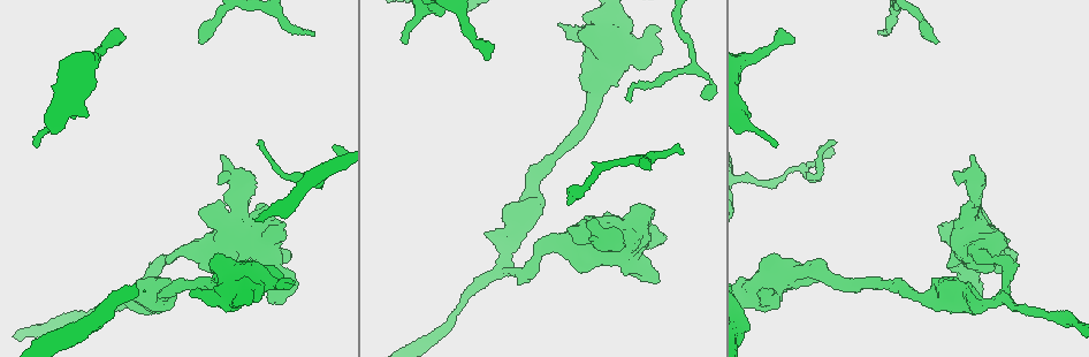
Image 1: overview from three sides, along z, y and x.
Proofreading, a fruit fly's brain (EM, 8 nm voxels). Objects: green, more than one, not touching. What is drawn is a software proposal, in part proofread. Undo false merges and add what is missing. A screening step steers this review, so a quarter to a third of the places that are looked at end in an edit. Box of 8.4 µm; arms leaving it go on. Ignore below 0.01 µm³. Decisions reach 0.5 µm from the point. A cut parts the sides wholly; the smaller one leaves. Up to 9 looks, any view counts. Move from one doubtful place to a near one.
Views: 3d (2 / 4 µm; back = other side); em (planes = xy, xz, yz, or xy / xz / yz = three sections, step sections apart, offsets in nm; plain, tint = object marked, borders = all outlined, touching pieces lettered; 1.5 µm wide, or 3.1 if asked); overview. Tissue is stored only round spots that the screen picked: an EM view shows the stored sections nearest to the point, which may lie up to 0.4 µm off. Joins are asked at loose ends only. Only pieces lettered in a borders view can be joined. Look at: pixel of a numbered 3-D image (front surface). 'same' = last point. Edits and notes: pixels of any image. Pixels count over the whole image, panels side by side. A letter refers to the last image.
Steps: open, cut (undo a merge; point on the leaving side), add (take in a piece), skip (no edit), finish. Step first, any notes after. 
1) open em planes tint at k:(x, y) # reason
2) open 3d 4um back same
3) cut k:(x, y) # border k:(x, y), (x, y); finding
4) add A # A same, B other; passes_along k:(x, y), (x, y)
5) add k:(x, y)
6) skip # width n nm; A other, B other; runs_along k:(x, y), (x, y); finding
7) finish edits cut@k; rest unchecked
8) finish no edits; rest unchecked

open em planes plain at 1:(589, 238) # an open end

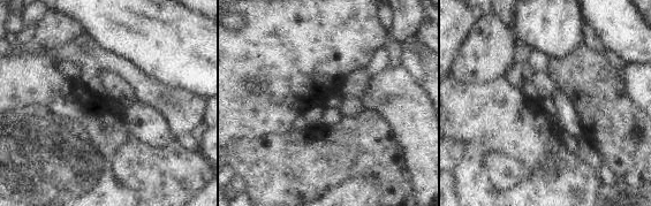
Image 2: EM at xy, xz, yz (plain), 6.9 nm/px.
open em planes borders same # see the neighbours

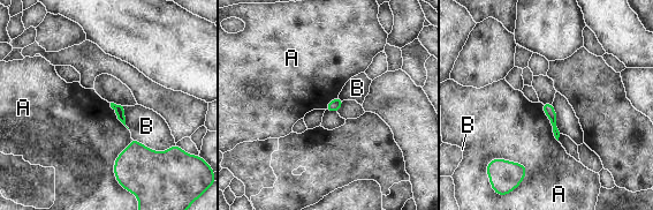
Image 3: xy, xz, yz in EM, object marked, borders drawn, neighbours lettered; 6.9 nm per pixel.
skip # longest_contact B 320 nm; A other, B other; none of them fits

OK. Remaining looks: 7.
open 3d 4um at 1:(832, 139)

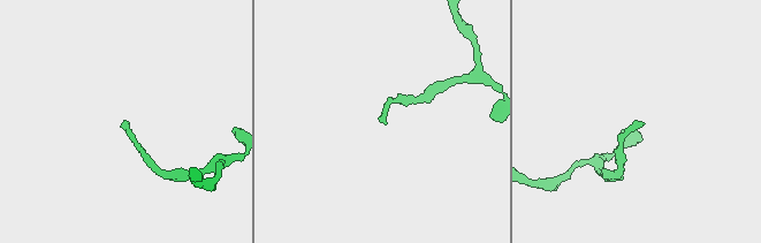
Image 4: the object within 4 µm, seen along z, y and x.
open em planes borders at 4:(386, 122)

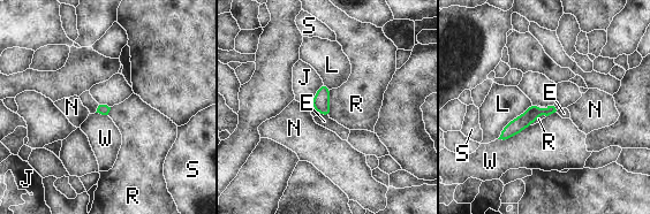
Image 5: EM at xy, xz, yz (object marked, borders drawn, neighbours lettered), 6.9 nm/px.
skip # E other, J other, L other, N other, R other, S other, W other; runs_along 5:(552, 109), (534, 112), (504, 136); no lettered piece goes on from it

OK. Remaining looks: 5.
open em yz step 8 tint at 1:(798, 167)

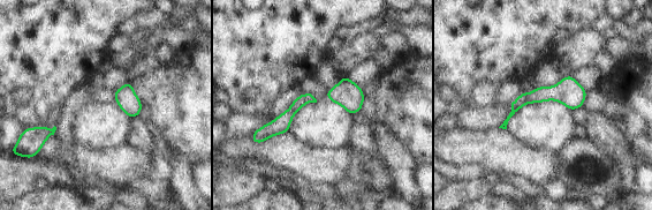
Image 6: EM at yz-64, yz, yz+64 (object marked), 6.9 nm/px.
open em planes tint same

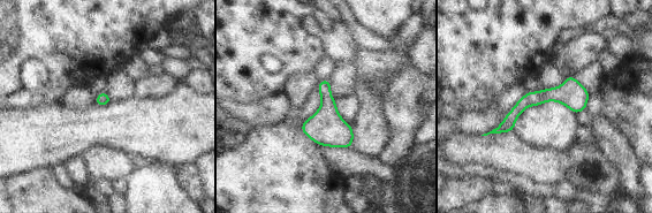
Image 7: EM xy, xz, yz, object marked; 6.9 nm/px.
open em planes borders same

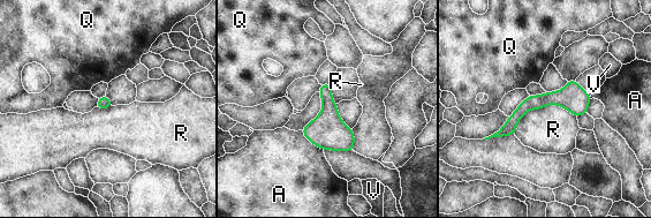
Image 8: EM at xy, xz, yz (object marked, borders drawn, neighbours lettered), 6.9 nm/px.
skip # longest_contact R 460 nm; A other, Q other, R other, V other; border 8:(576, 118), (531, 108), (514, 134); one neuron here

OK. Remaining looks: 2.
open 3d 4um at 1:(191, 295)

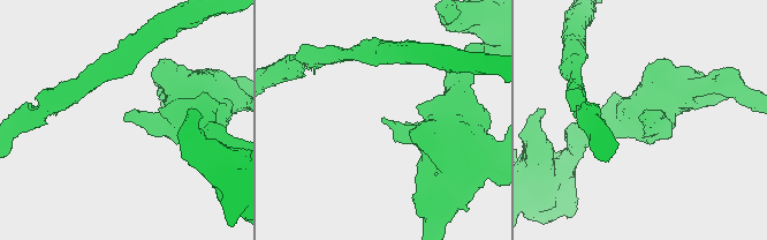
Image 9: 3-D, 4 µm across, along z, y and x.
open em planes borders at 9:(640, 119)

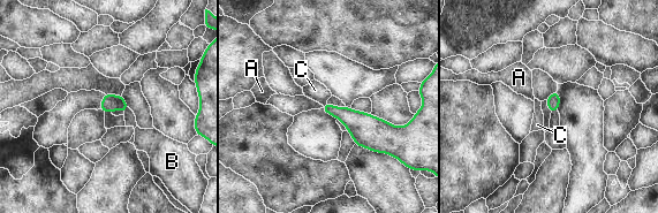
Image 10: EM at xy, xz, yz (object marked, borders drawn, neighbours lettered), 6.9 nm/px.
skip # A other, B other, C other; border 10:(326, 101), (322, 105); none of them fits

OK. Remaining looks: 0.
finish no edits; rest unchecked

